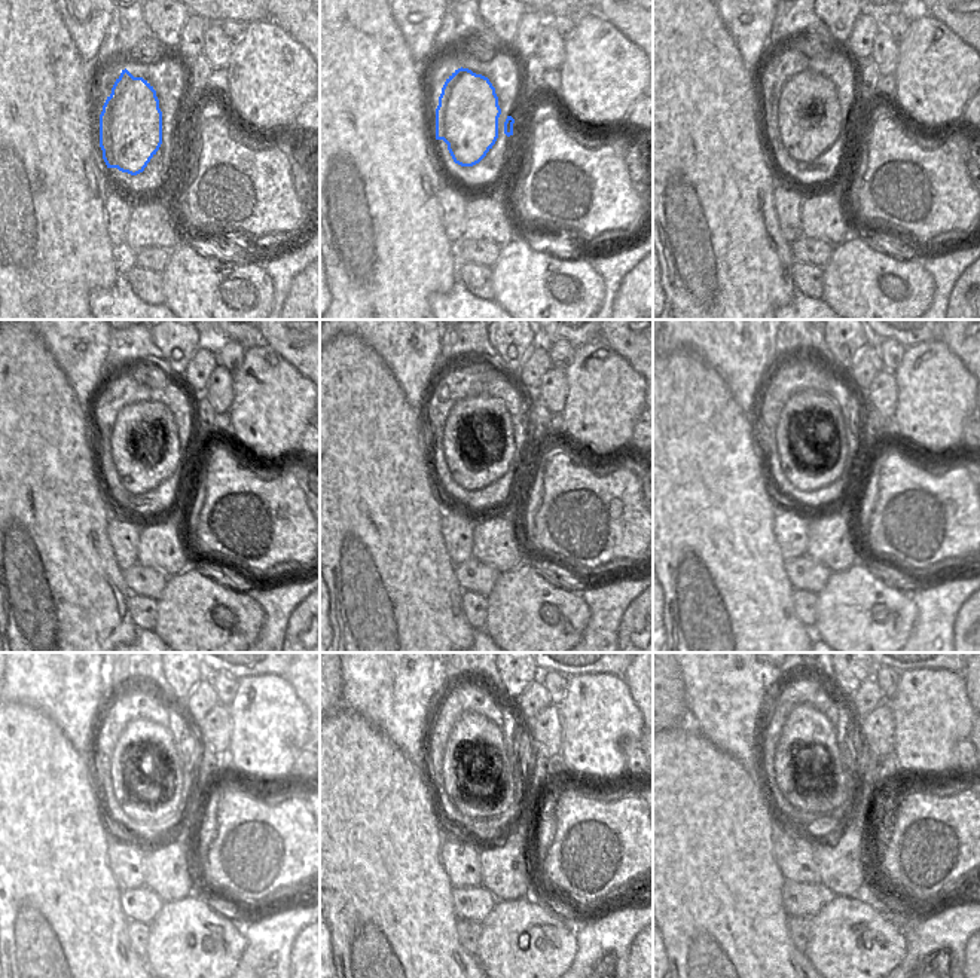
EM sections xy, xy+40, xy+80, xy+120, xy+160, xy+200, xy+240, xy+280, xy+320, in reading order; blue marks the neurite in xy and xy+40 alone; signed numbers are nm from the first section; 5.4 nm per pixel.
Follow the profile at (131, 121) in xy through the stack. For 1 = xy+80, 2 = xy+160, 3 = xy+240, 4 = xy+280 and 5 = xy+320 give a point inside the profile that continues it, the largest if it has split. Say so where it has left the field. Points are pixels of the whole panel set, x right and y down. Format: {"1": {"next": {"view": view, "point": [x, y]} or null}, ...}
{"1": {"next": {"view": "xy+80", "point": [805, 116]}}, "2": {"next": {"view": "xy+160", "point": [476, 424]}}, "3": {"next": {"view": "xy+240", "point": [152, 742]}}, "4": {"next": {"view": "xy+280", "point": [479, 737]}}, "5": {"next": {"view": "xy+320", "point": [820, 730]}}}

